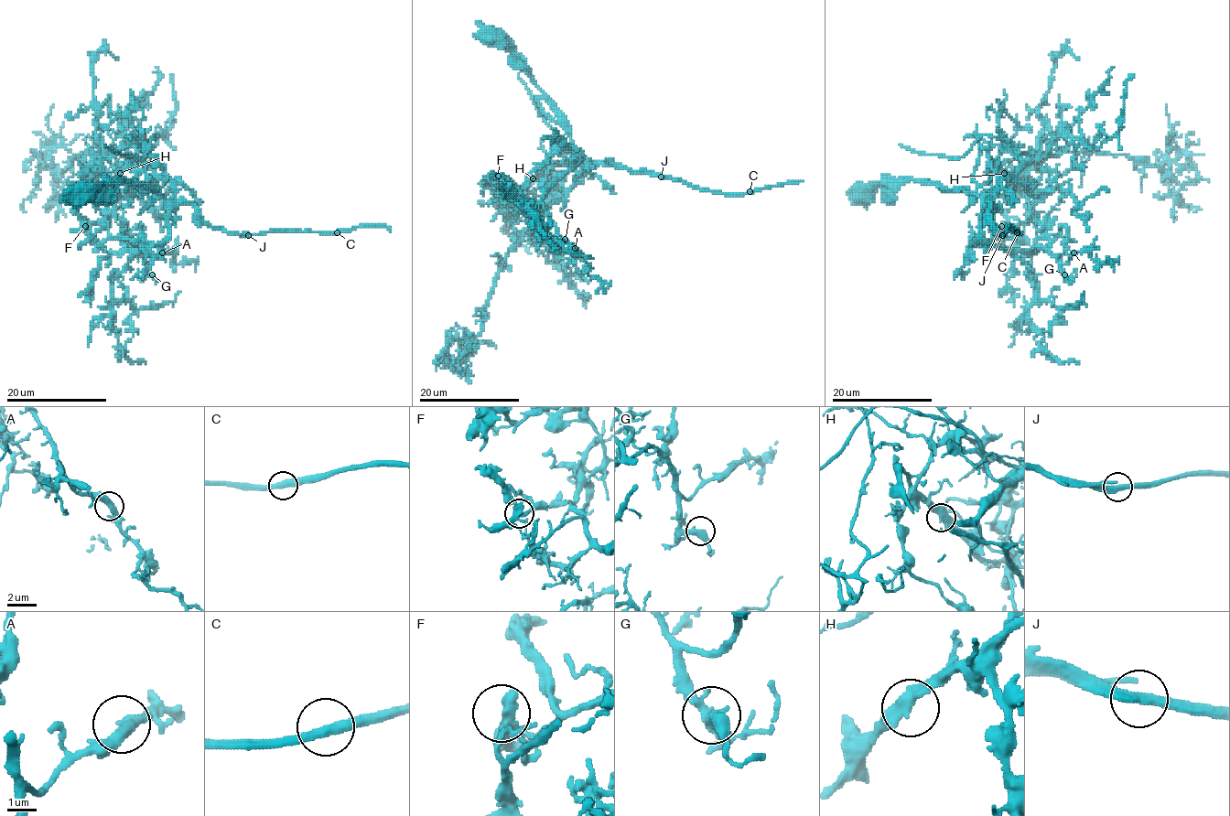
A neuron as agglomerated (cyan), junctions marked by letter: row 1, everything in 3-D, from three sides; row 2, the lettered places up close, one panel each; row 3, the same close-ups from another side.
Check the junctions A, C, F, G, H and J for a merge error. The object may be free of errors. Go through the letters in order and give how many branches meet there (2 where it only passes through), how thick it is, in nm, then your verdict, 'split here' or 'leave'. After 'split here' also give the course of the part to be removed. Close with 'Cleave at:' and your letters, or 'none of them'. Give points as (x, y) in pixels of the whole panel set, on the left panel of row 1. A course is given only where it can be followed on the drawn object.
A: 2 | 400 nm | leave
C: 2 | 380 nm | leave
F: 2 | 380 nm | leave
G: 2 | 400 nm | leave
H: 2 | 420 nm | split here | (120, 174), (134, 163), (137, 147), (134, 160), (89, 150), (62, 170), (48, 160), (24, 199), (25, 211)
J: 2 | 380 nm | leave
Cleave at: H

